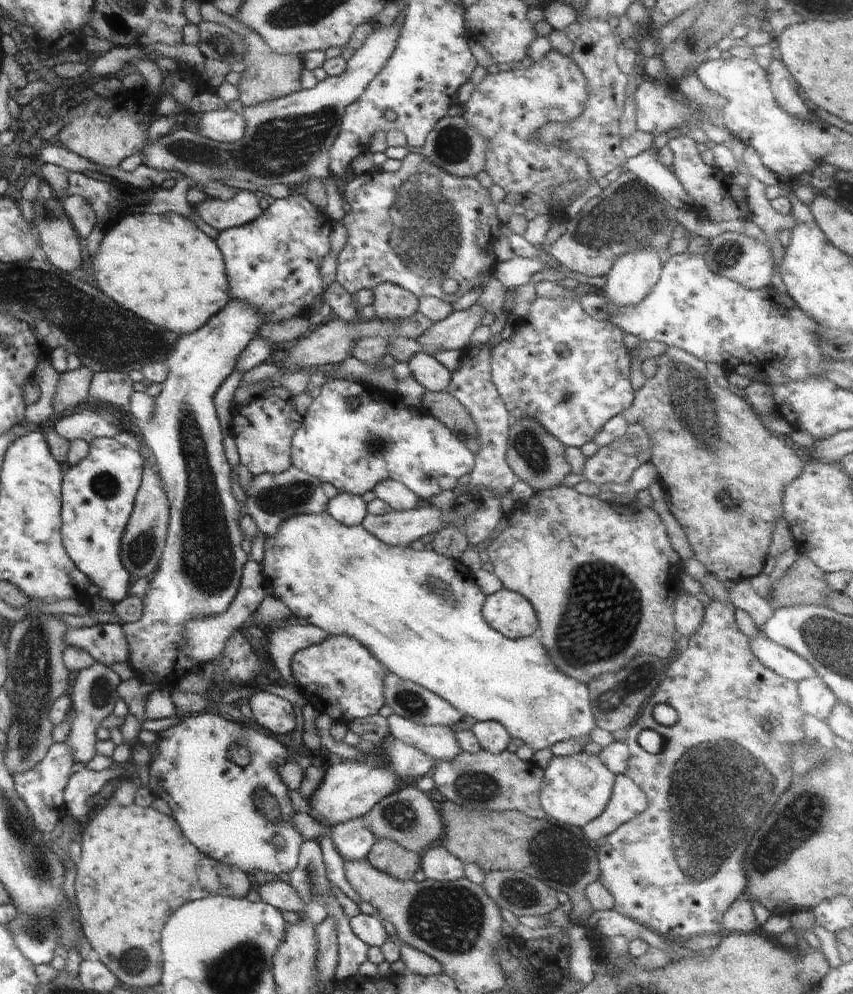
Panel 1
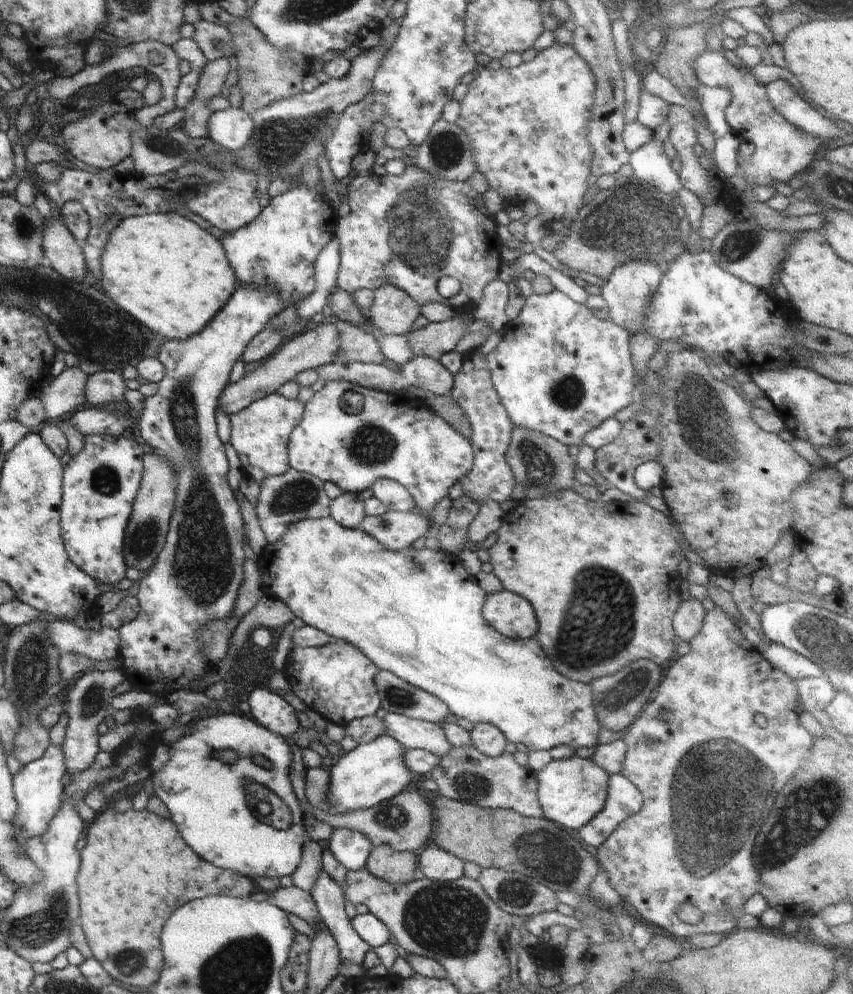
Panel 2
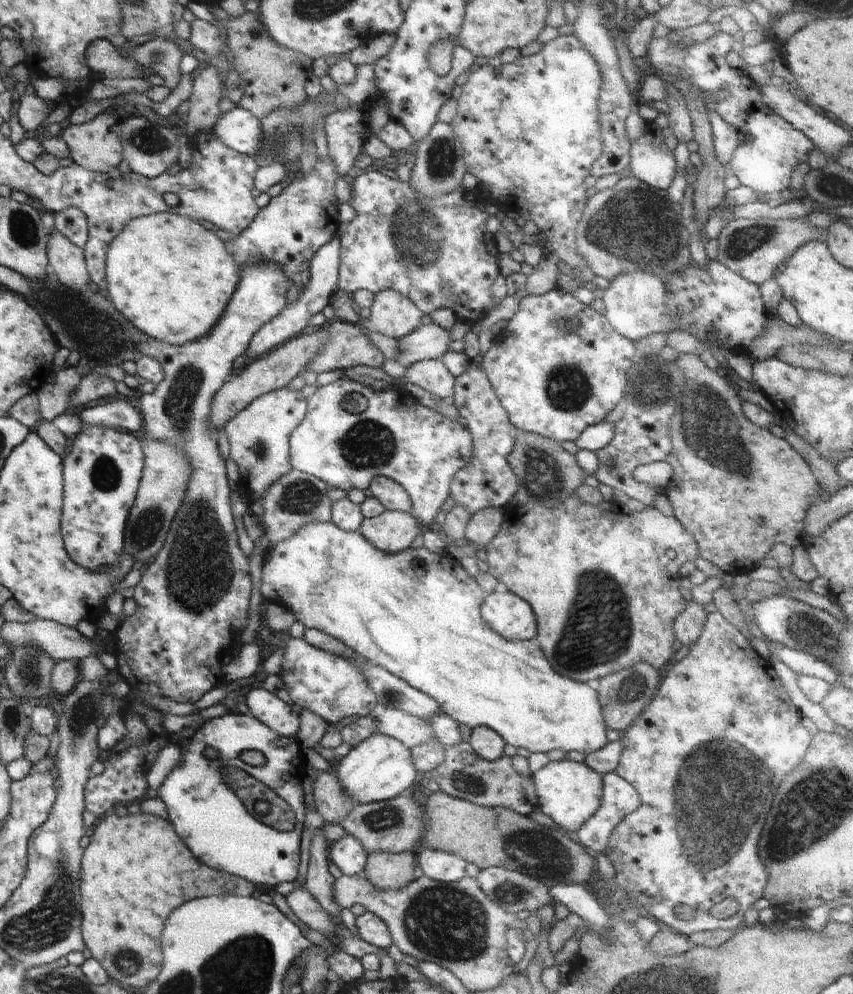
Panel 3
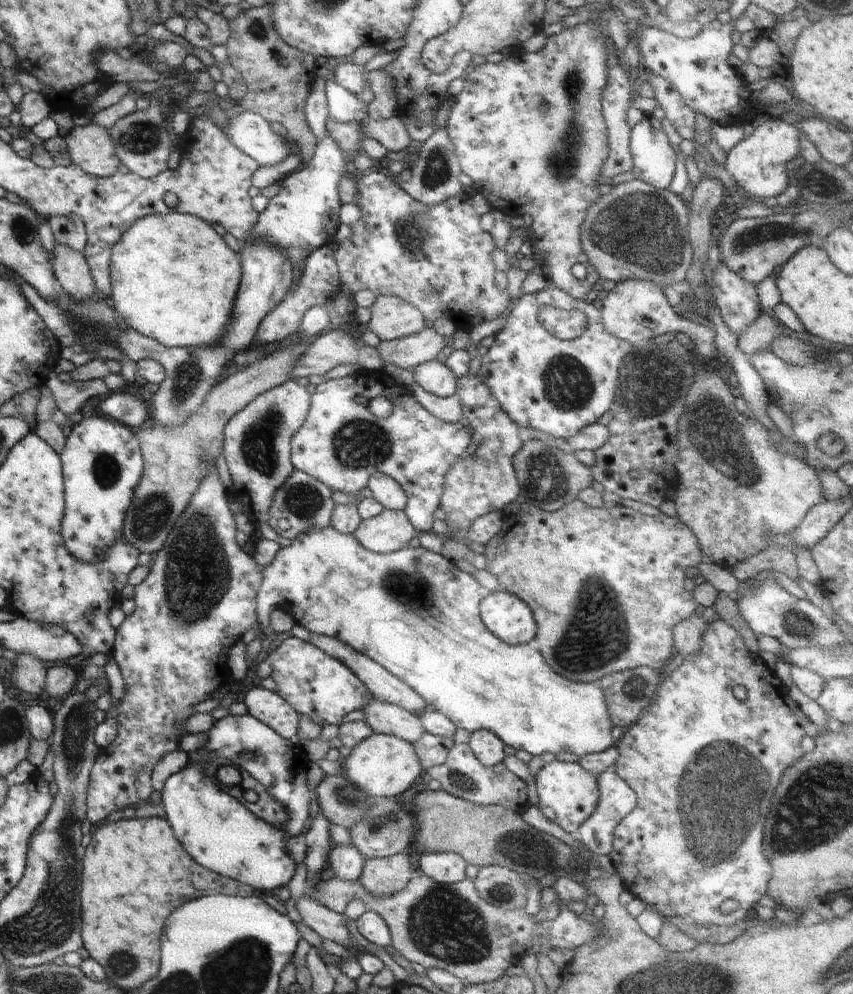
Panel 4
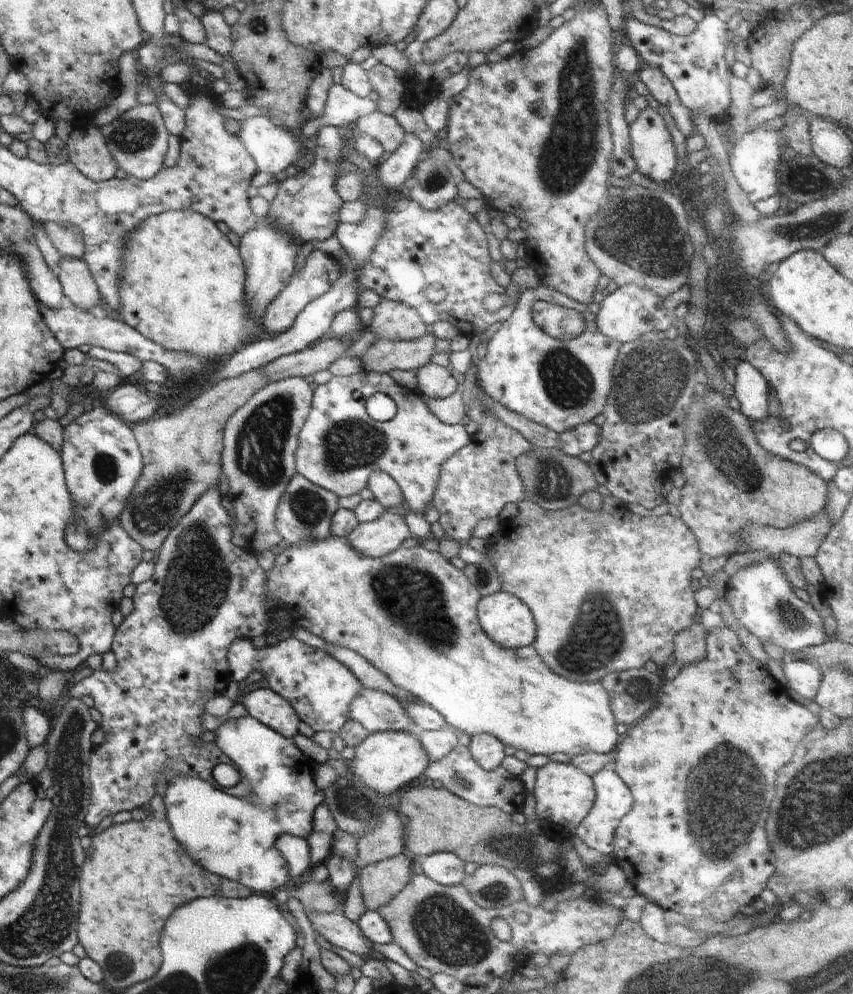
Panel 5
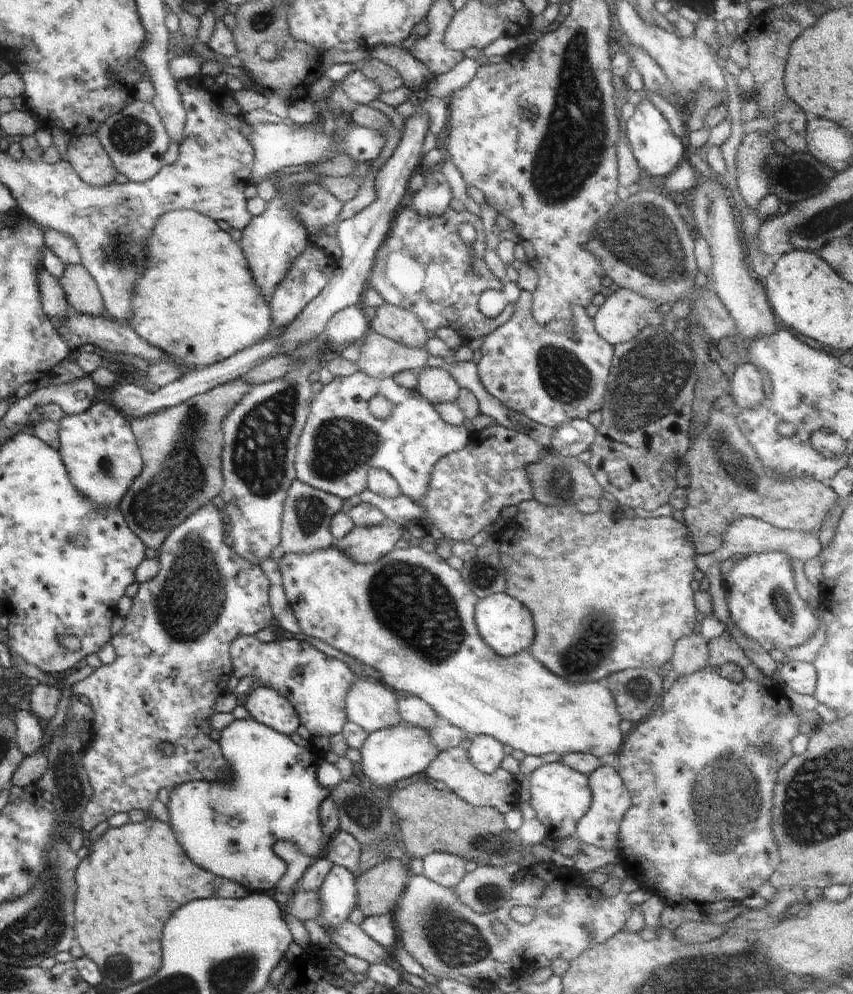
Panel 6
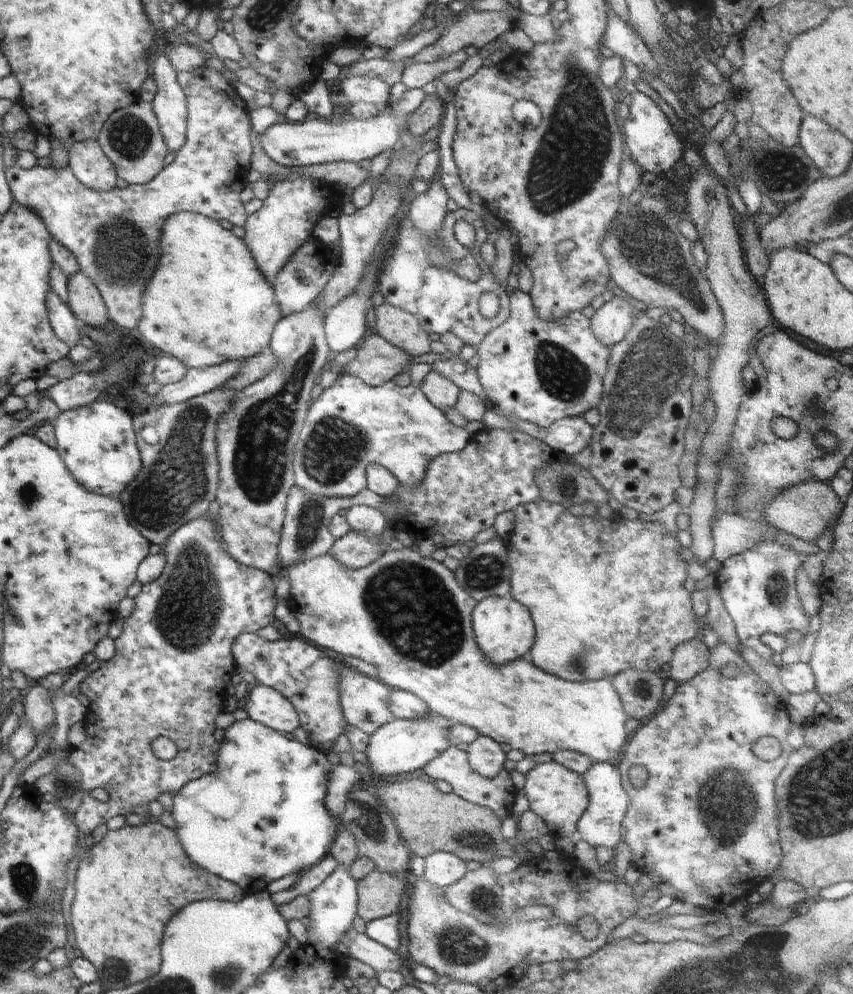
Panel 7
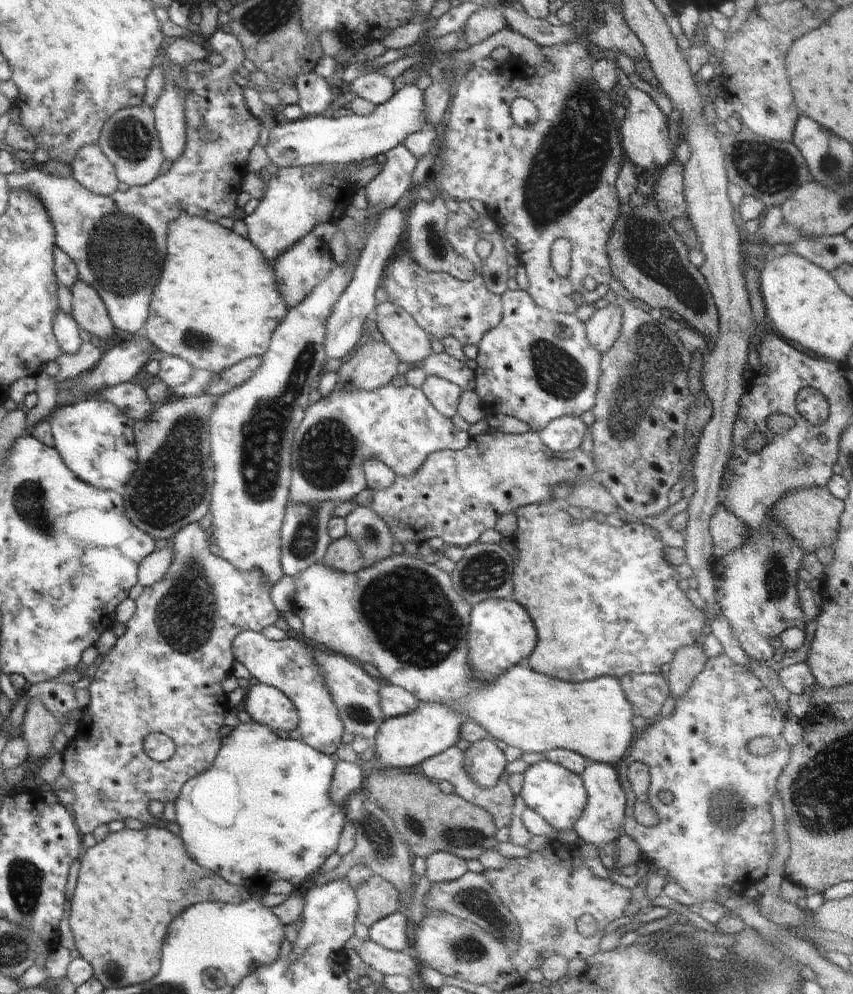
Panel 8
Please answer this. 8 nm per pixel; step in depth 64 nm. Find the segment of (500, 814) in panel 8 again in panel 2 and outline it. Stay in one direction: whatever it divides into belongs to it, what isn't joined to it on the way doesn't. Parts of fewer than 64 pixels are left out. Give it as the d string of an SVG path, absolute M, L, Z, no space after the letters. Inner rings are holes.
M473 746L450 748L431 772L432 779L438 784L437 792L446 798L482 808L510 809L527 817L545 818L538 802L536 774L520 766L508 752L492 758Z

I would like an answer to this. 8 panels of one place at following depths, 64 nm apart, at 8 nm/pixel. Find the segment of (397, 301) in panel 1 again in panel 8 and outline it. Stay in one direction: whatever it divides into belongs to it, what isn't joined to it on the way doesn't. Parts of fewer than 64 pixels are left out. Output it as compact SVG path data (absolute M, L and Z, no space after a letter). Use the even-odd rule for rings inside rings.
M388 301L377 303L375 319L384 341L403 368L420 365L433 353L428 333L402 307Z

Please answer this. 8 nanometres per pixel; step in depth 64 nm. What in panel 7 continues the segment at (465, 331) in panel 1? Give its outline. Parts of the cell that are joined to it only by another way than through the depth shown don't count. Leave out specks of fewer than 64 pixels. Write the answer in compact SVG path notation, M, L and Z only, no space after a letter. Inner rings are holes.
M368 332L356 348L356 353L356 359L346 365L346 373L360 378L369 386L392 381L399 373L409 370L415 362L426 359L410 359L378 333L372 332Z

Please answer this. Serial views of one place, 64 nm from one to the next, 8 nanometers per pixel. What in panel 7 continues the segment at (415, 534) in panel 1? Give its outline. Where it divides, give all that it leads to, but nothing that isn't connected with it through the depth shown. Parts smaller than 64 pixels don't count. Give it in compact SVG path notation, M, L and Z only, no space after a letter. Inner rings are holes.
M388 526L378 543L370 543L360 534L349 531L345 536L335 540L328 554L346 569L357 570L380 558L388 550L389 543L395 534L394 529Z

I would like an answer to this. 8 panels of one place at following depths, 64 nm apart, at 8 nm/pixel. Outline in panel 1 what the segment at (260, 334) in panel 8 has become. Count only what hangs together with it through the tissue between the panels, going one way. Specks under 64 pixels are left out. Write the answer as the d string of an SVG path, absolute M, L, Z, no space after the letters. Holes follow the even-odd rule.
M175 212L163 215L125 214L120 222L106 230L98 251L92 257L92 270L98 289L142 320L174 334L186 335L198 330L230 300L224 260L216 242L188 217Z

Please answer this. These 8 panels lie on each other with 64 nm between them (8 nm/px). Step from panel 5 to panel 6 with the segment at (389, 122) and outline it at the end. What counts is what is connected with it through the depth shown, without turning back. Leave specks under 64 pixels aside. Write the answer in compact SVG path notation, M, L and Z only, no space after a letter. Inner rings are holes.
M358 105L357 109L351 113L350 122L356 125L363 125L364 127L372 127L380 129L384 125L391 127L391 139L385 140L385 146L382 153L369 163L369 172L357 193L357 196L343 205L338 221L342 222L353 218L360 212L367 208L375 200L375 177L377 173L383 168L383 165L388 161L392 154L397 150L397 144L401 140L402 130L398 130L396 126L392 126L384 114L377 109L371 108L370 105Z

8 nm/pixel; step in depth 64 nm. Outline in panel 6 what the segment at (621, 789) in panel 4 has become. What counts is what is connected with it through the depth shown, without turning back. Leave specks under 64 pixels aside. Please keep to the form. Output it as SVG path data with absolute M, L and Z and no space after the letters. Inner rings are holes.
M600 766L588 775L587 778L592 794L592 803L586 815L582 816L581 820L578 820L575 837L584 845L616 850L623 817L631 806L630 794L624 787L617 770L612 768L612 766Z

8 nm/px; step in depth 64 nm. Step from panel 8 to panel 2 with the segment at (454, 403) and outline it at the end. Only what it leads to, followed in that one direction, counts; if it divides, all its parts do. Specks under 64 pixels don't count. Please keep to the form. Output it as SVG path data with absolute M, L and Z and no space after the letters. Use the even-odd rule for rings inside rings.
M413 356L408 364L405 364L400 372L390 370L386 366L368 364L364 362L342 362L330 363L316 369L318 378L326 381L348 381L357 386L366 388L374 388L374 390L382 390L388 393L396 393L407 386L414 385L419 387L422 392L436 394L436 396L444 396L449 394L454 386L453 374L450 374L446 367L438 360L434 360L428 356Z

